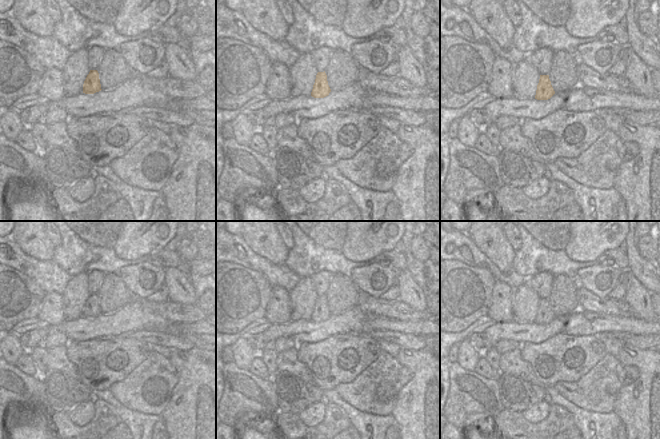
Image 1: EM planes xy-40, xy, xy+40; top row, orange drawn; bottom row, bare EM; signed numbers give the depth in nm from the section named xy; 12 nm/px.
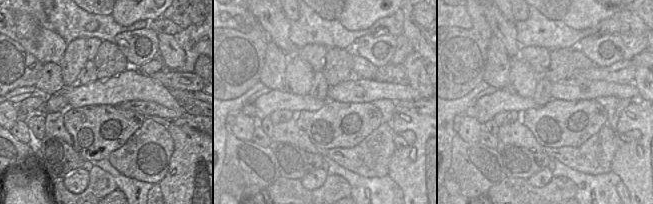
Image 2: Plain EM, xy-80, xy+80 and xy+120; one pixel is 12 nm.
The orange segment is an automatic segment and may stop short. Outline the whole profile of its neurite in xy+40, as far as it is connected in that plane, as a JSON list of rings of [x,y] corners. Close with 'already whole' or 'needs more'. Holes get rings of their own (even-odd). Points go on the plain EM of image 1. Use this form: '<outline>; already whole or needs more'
[[[540,299],[539,307],[537,309],[535,323],[548,324],[555,318],[551,309],[549,299]]]; already whole

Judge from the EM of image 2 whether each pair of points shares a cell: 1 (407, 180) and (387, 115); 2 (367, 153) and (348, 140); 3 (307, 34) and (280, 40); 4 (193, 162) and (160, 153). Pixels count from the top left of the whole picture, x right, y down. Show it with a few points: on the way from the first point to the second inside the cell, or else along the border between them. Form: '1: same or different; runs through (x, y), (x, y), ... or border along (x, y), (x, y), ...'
1: different; border along (397, 103), (397, 109), (389, 123)
2: different; border along (374, 130), (350, 148), (336, 147), (333, 149)
3: different; border along (289, 21), (289, 39), (296, 48)
4: different; border along (169, 133), (173, 153), (162, 178)

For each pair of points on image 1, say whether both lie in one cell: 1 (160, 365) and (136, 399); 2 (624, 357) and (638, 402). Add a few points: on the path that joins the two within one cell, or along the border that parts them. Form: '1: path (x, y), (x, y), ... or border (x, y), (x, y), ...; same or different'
1: path (156, 373), (155, 378), (144, 391); same
2: path (637, 362), (643, 368), (643, 389); same

